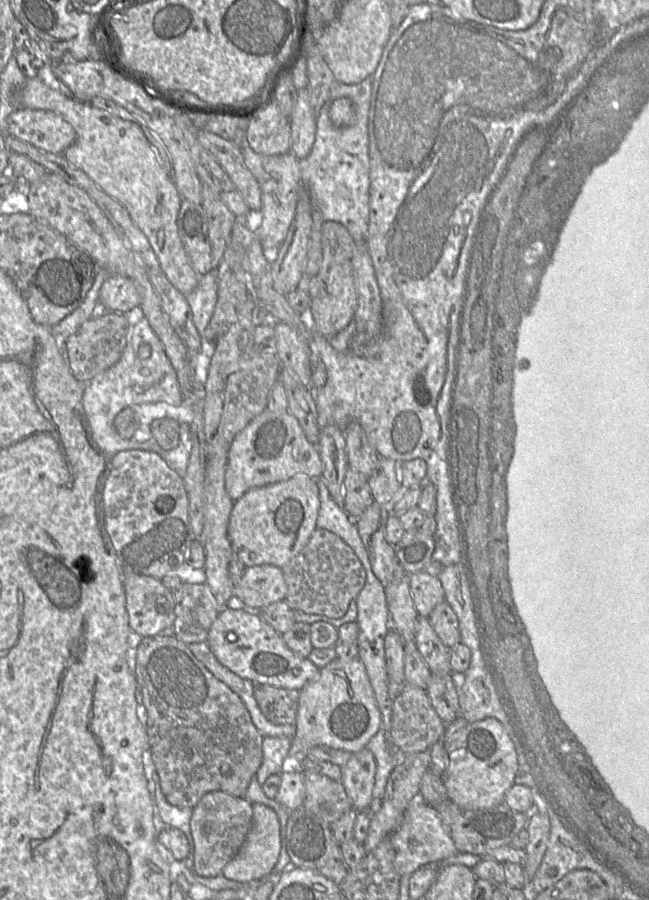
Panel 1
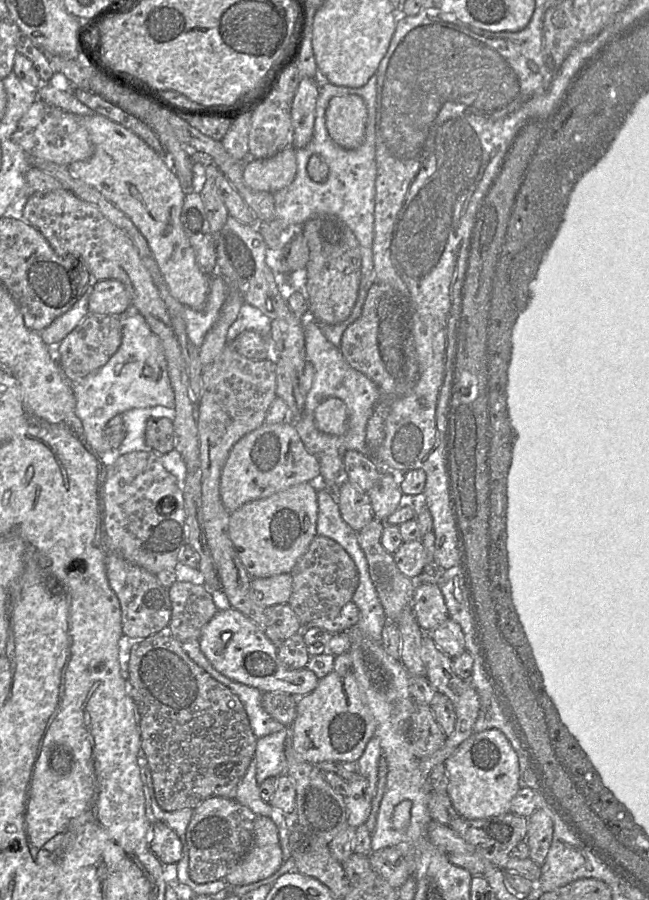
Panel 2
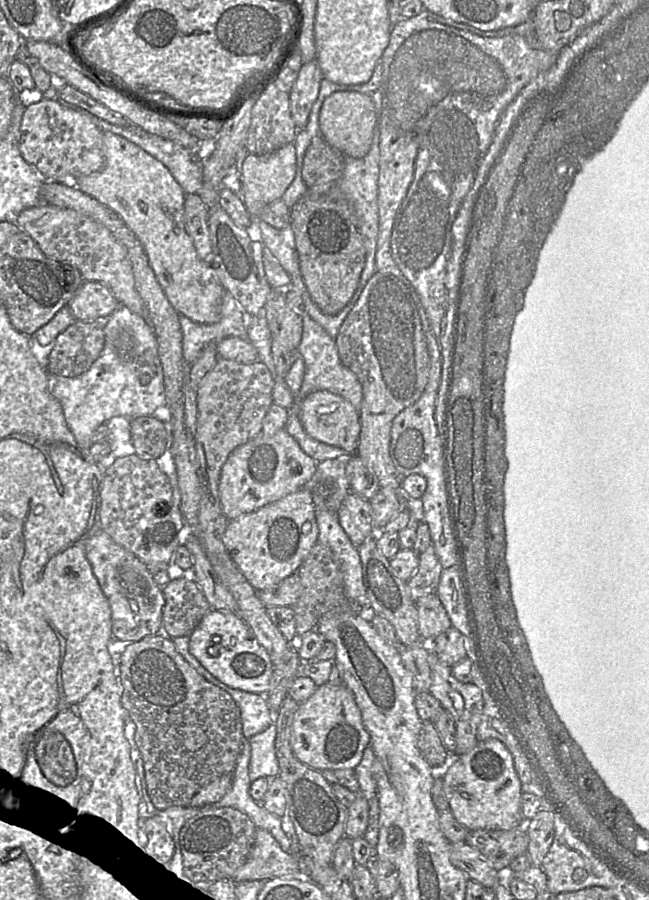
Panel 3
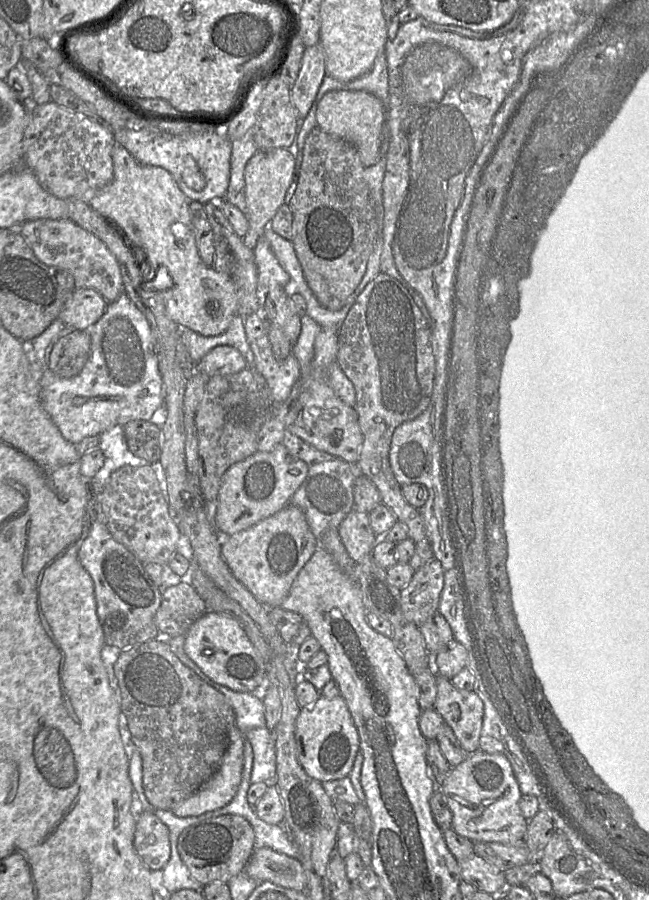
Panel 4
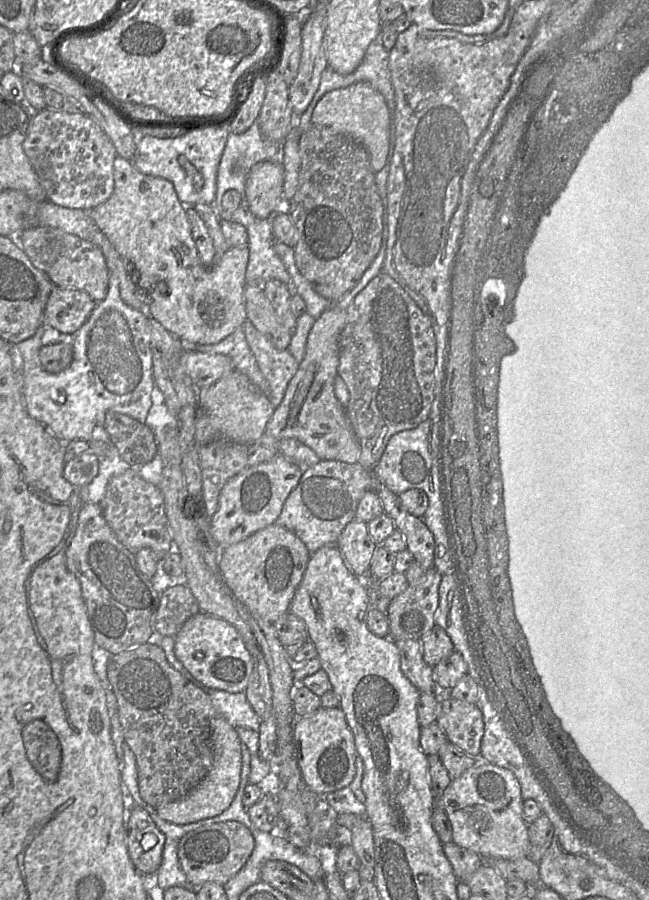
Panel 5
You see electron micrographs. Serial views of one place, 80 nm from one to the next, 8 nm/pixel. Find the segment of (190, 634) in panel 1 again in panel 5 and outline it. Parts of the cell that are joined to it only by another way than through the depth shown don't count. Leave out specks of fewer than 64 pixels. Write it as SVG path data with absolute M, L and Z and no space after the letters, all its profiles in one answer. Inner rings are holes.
M187 585L170 587L160 595L160 604L153 617L154 634L174 637L183 624L197 613L197 601Z

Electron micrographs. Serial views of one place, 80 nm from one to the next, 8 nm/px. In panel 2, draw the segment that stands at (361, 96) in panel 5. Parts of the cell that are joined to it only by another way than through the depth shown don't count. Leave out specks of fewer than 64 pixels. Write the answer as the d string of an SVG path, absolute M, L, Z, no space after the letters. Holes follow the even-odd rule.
M353 94L334 96L325 112L330 137L347 150L356 149L363 143L367 117L364 100Z

